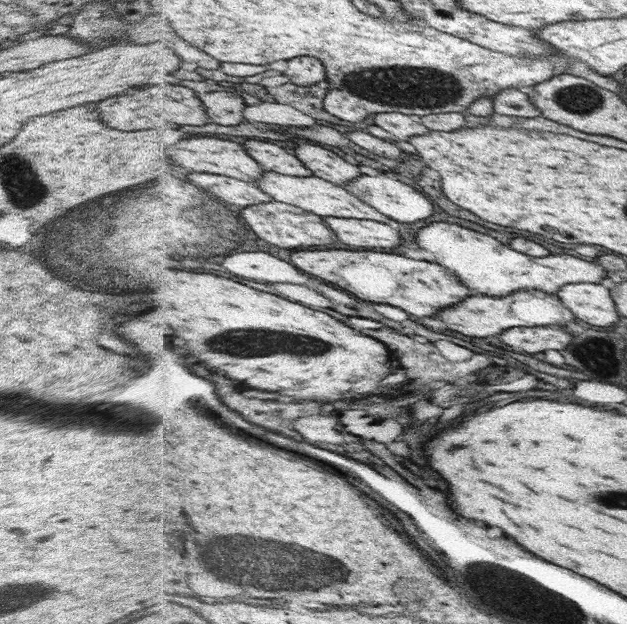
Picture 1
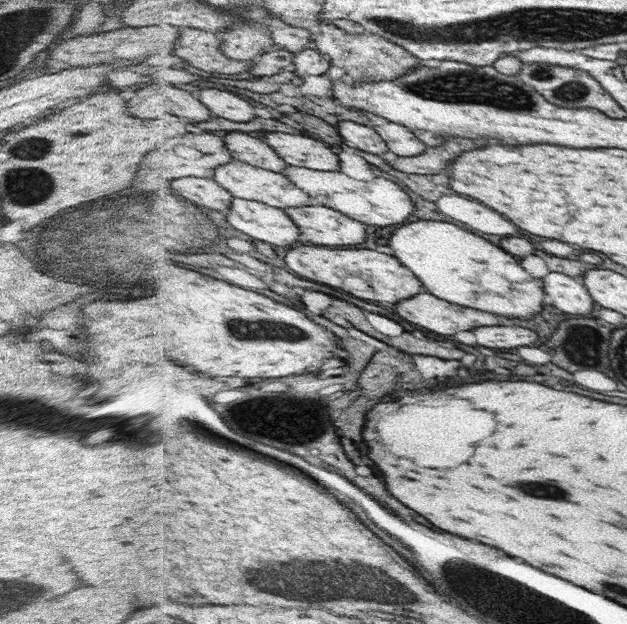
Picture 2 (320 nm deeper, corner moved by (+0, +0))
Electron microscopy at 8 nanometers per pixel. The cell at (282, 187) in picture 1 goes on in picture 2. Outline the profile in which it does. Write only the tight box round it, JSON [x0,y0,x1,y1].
[216,159,316,209]

